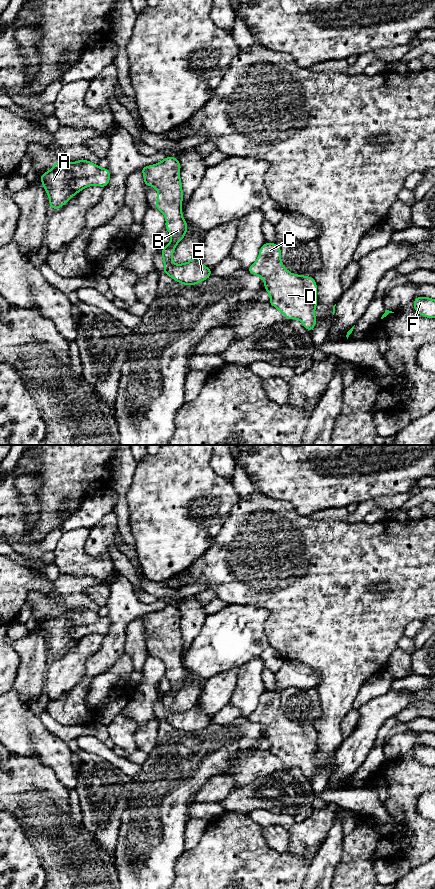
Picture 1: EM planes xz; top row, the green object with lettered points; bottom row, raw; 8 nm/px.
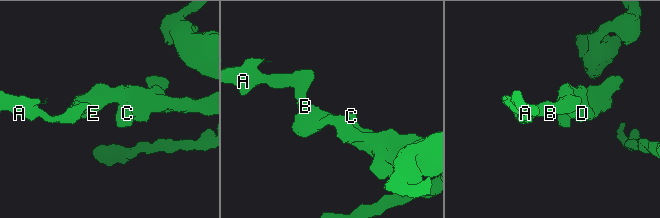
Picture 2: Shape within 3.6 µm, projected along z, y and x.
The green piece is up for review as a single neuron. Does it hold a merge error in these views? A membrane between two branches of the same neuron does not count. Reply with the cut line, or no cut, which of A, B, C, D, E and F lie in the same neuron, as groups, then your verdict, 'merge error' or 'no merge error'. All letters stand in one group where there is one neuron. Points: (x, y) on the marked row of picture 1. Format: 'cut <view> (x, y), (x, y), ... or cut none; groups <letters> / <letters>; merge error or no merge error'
cut none; groups A B C D E F; no merge error

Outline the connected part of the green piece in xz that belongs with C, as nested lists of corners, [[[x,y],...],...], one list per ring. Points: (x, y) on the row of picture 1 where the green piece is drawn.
[[[266,242],[260,248],[257,260],[247,270],[263,279],[272,306],[283,313],[286,319],[297,319],[307,330],[312,331],[316,325],[317,284],[313,277],[292,274],[283,266],[279,245]]]

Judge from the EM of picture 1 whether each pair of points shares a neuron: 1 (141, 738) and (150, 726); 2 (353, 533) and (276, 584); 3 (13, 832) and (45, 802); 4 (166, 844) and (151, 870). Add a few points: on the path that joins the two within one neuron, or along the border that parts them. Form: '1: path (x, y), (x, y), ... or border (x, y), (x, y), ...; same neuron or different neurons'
1: path (144, 735), (150, 729); same neuron
2: path (334, 552), (315, 571), (295, 571); same neuron
3: border (10, 814), (23, 827), (23, 833), (32, 846); different neurons
4: path (160, 850), (151, 859), (151, 864); same neuron

